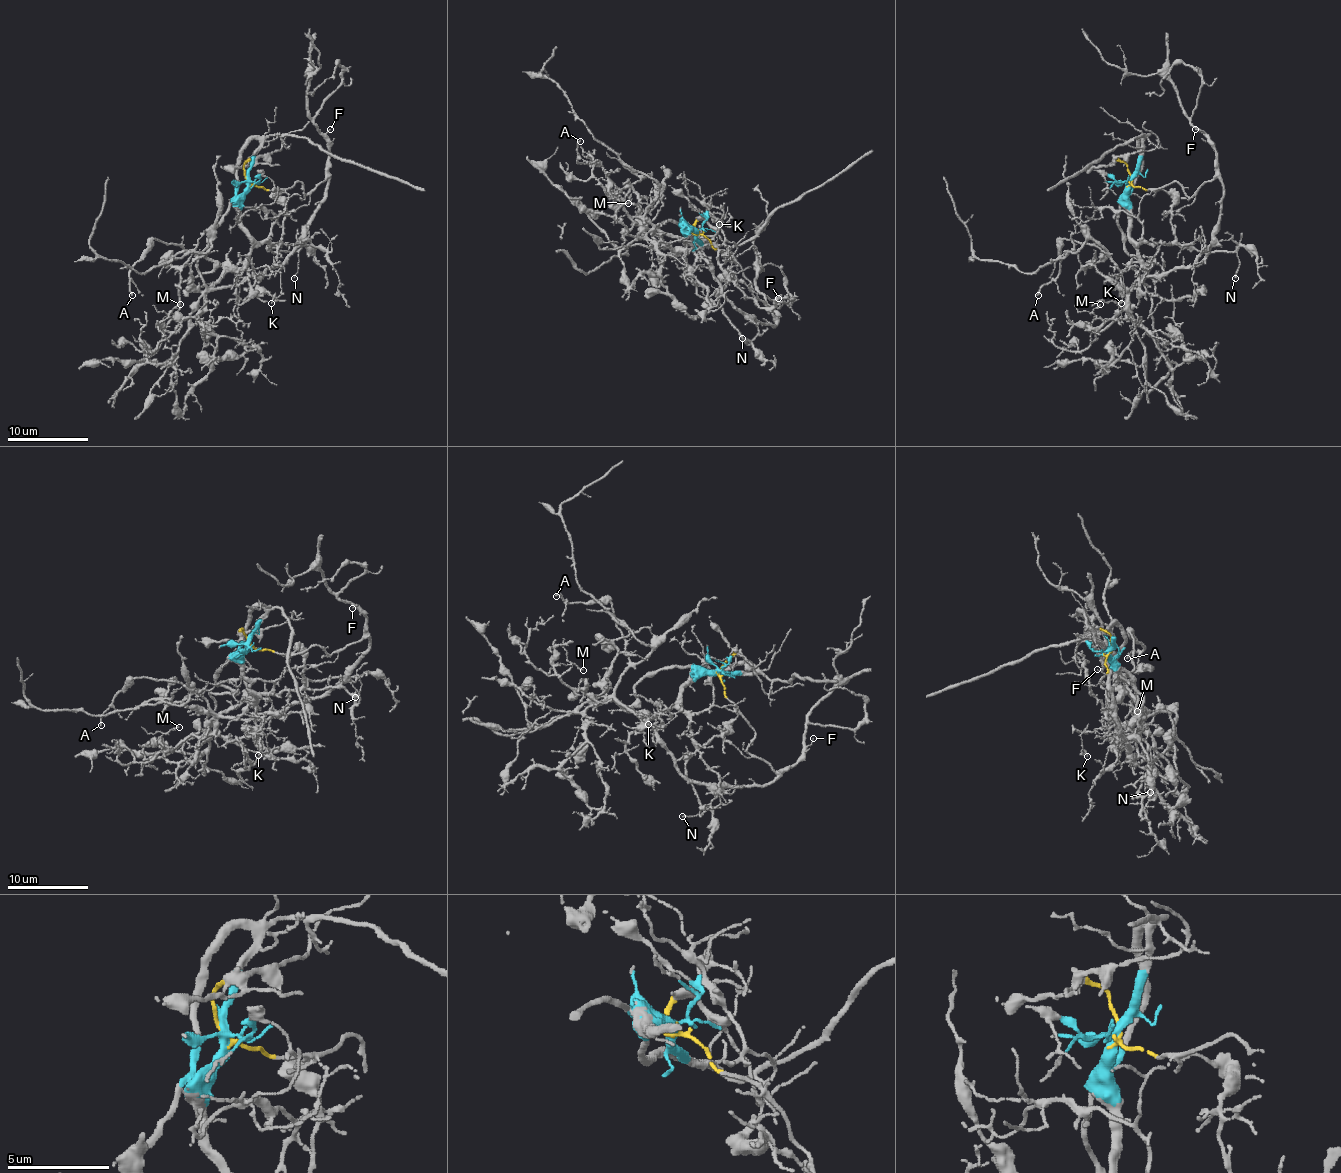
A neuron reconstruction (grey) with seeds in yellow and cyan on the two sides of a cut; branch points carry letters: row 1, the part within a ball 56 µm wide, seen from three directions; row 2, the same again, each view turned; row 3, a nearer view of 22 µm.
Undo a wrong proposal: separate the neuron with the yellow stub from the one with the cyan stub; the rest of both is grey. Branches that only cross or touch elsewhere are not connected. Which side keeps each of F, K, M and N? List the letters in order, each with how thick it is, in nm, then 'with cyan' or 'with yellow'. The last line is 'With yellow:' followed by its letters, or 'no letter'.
F: 70 nm thick; with yellow
K: 80 nm thick; with cyan
M: 120 nm thick; with cyan
N: 110 nm thick; with cyan
With yellow: F

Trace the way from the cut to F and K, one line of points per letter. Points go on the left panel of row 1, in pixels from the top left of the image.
F: (247, 181), (270, 189), (290, 189), (298, 181), (304, 197), (328, 172), (326, 132), (331, 130)
K: (247, 181), (241, 229), (251, 244), (247, 266), (251, 270), (266, 266), (278, 272), (282, 292), (272, 302)

